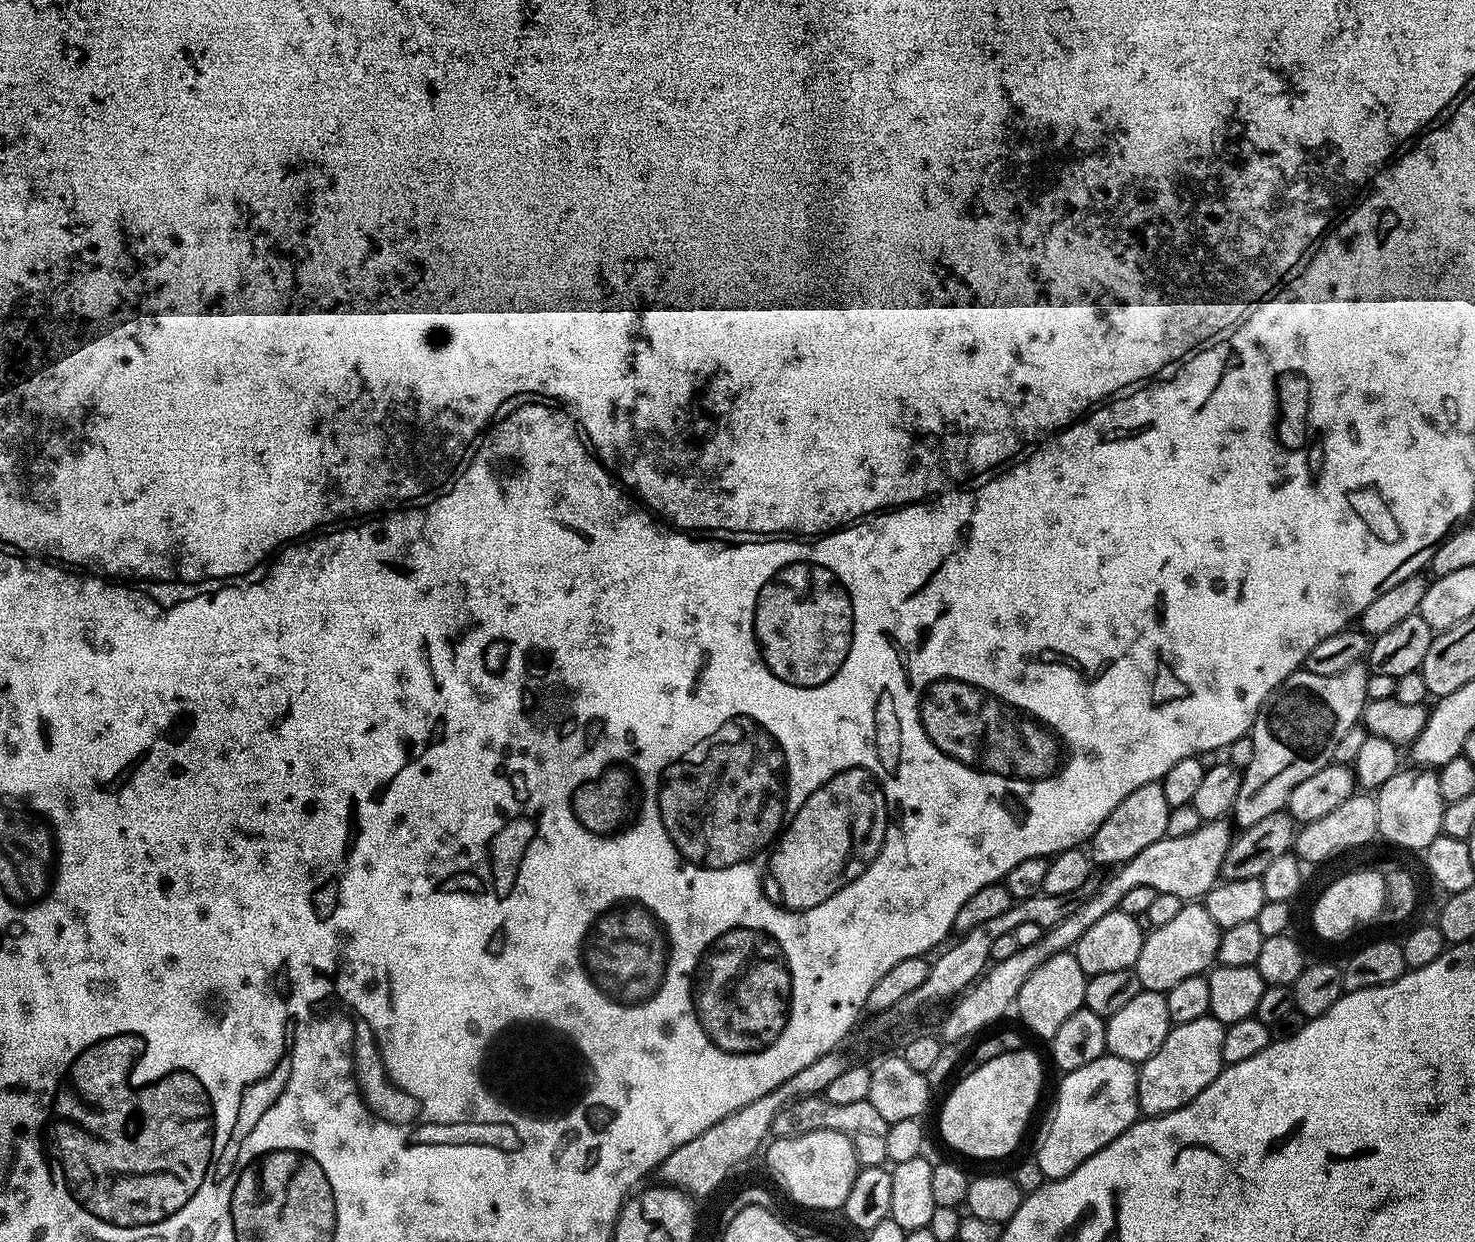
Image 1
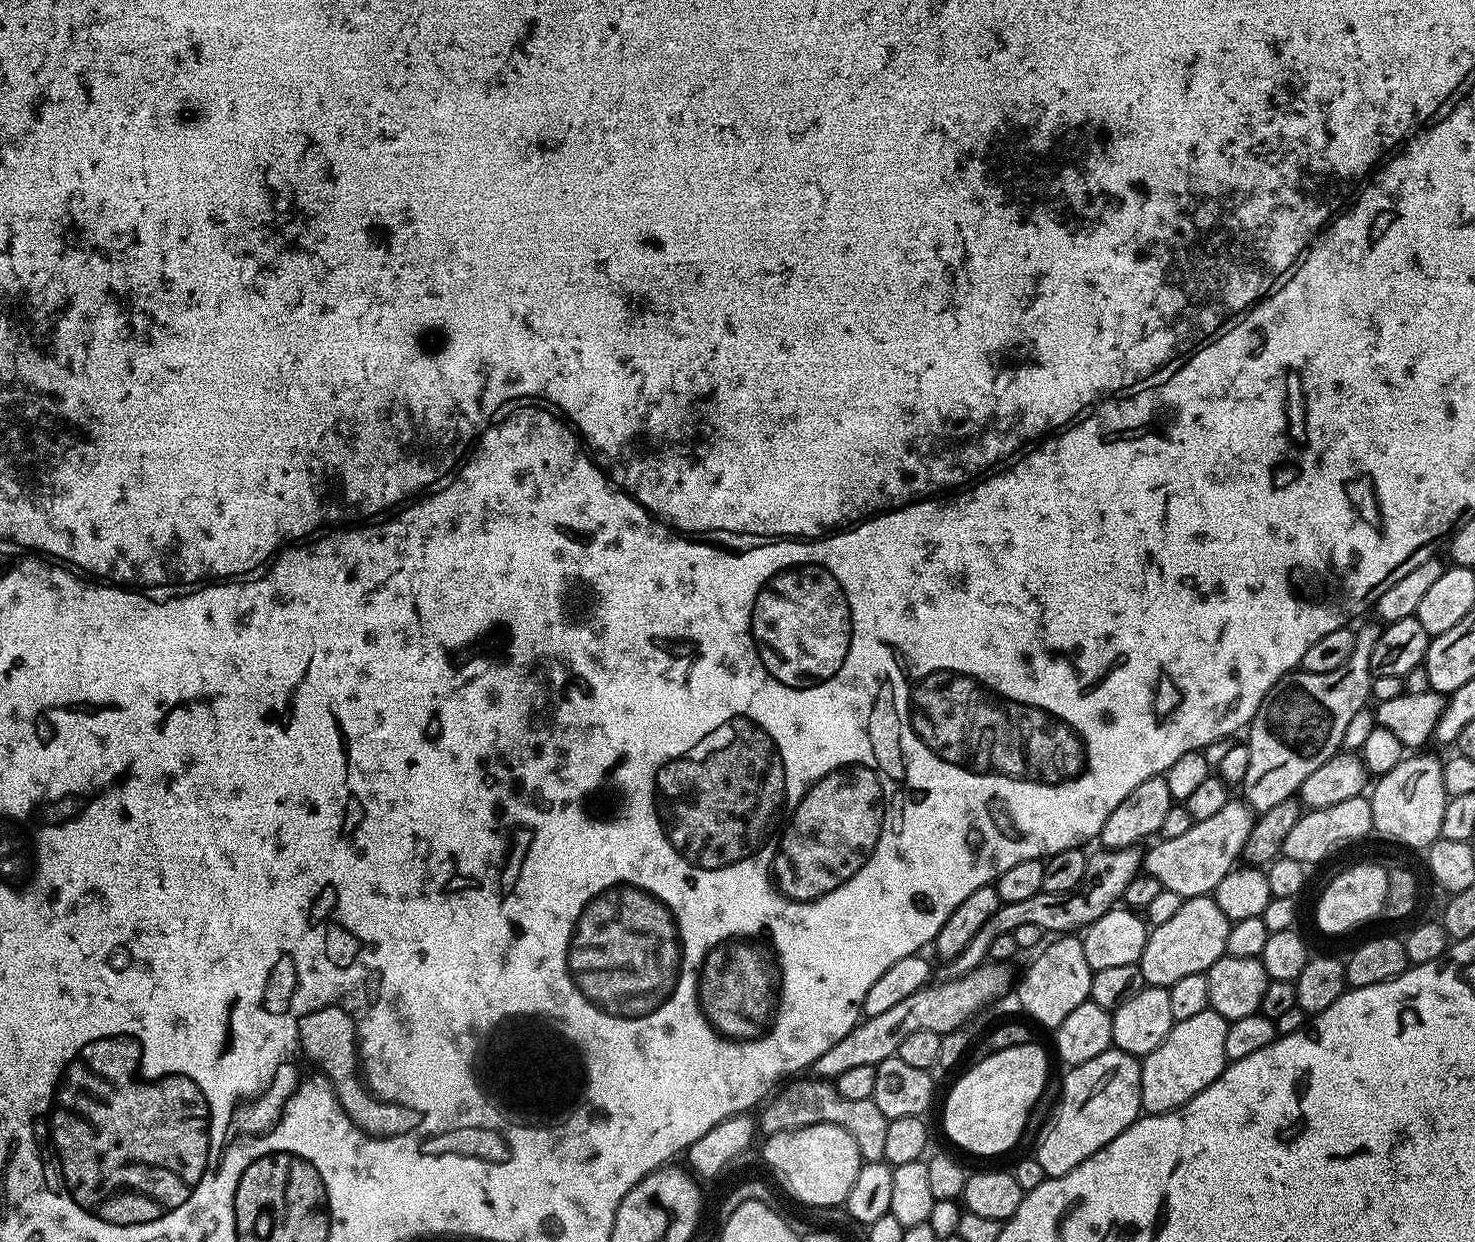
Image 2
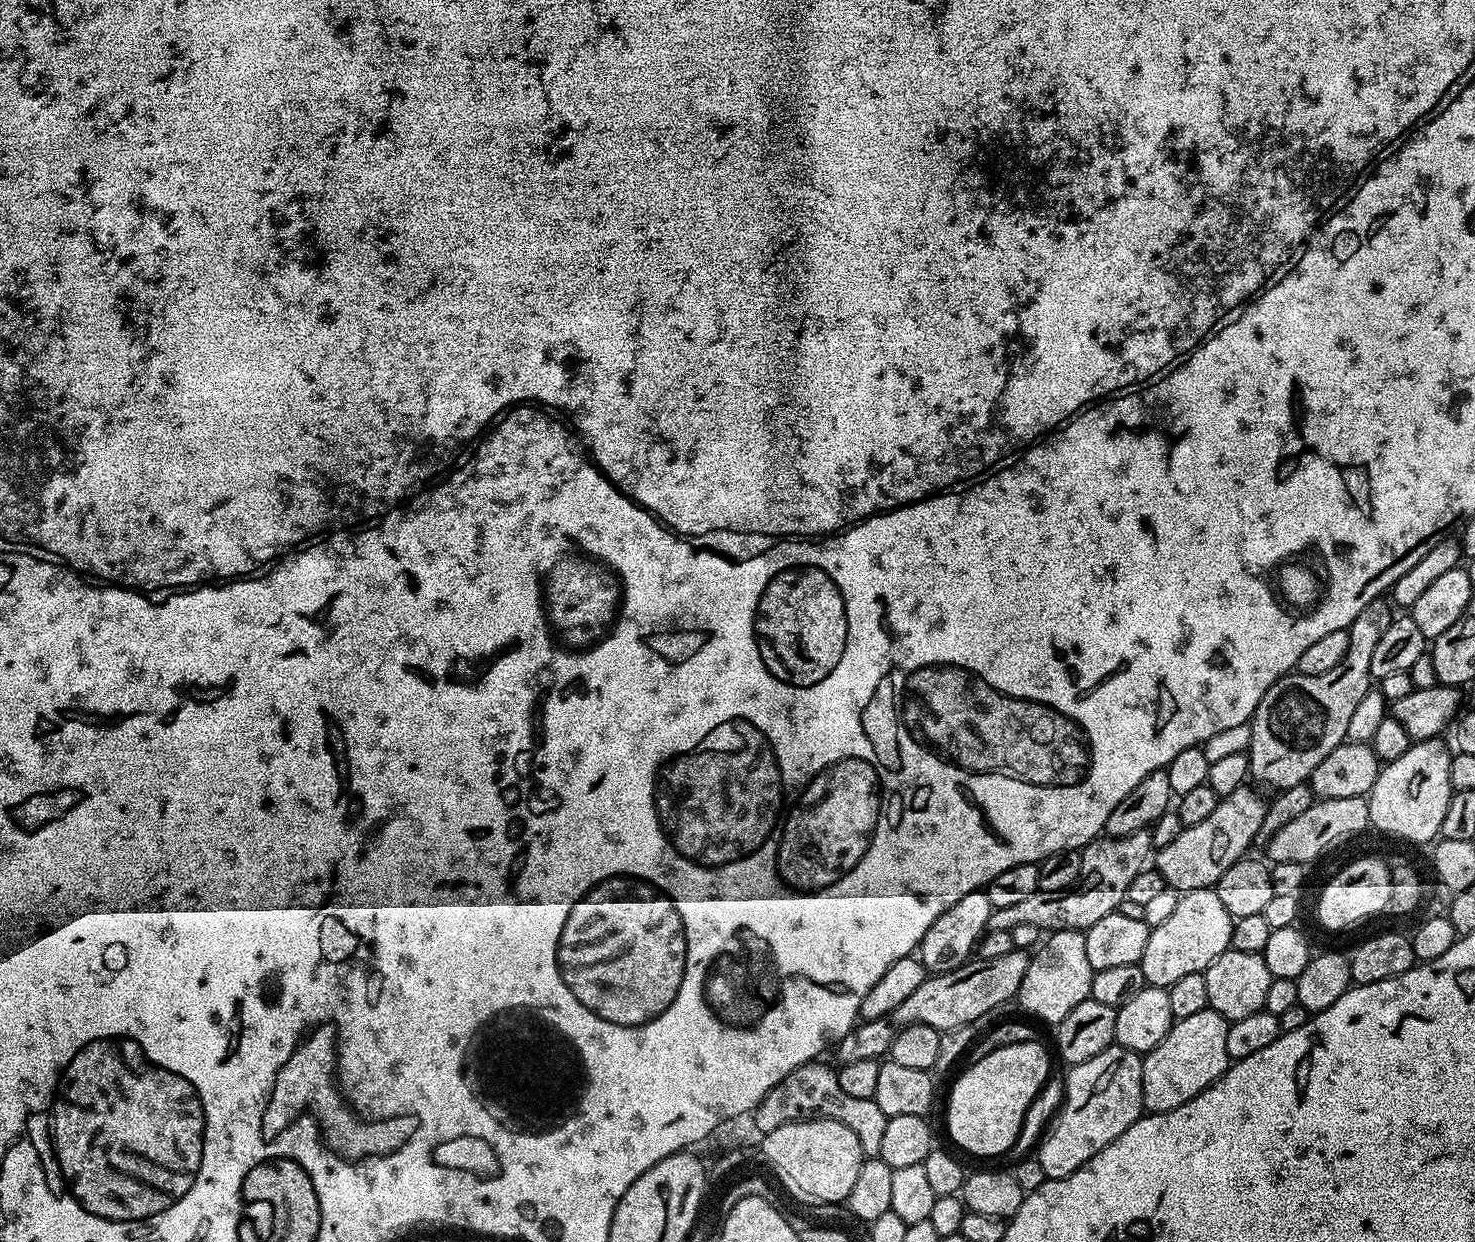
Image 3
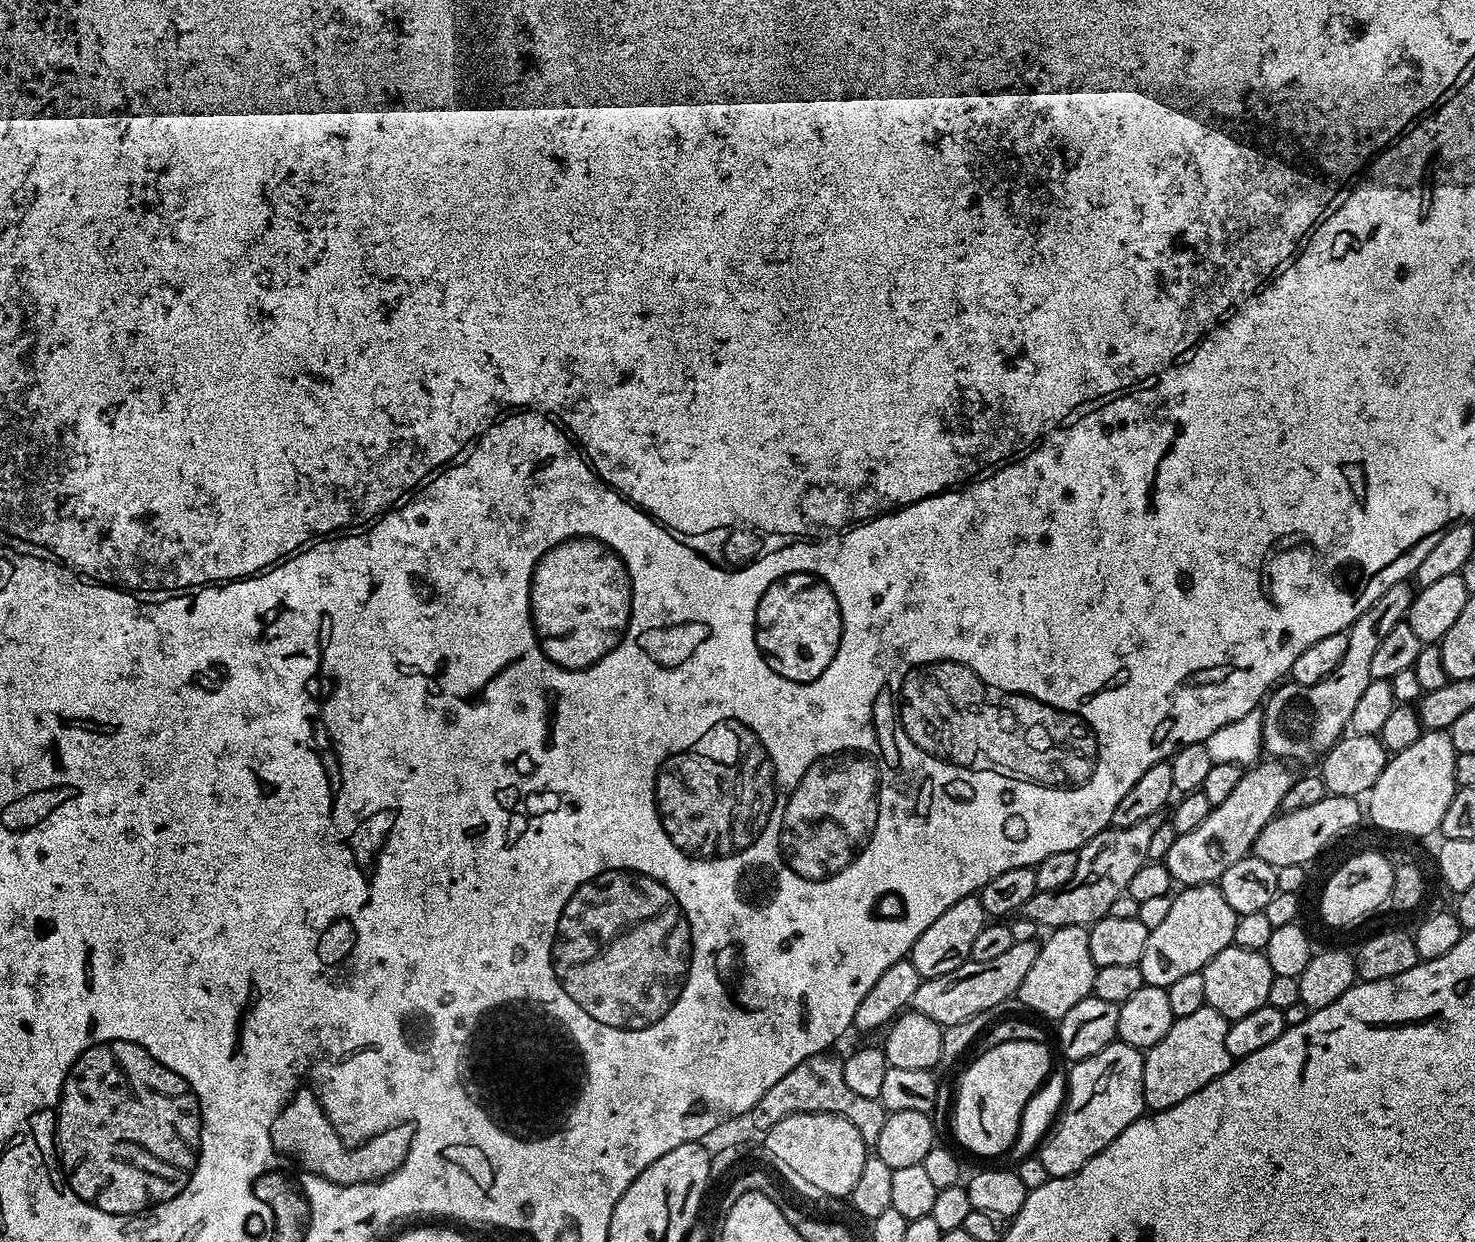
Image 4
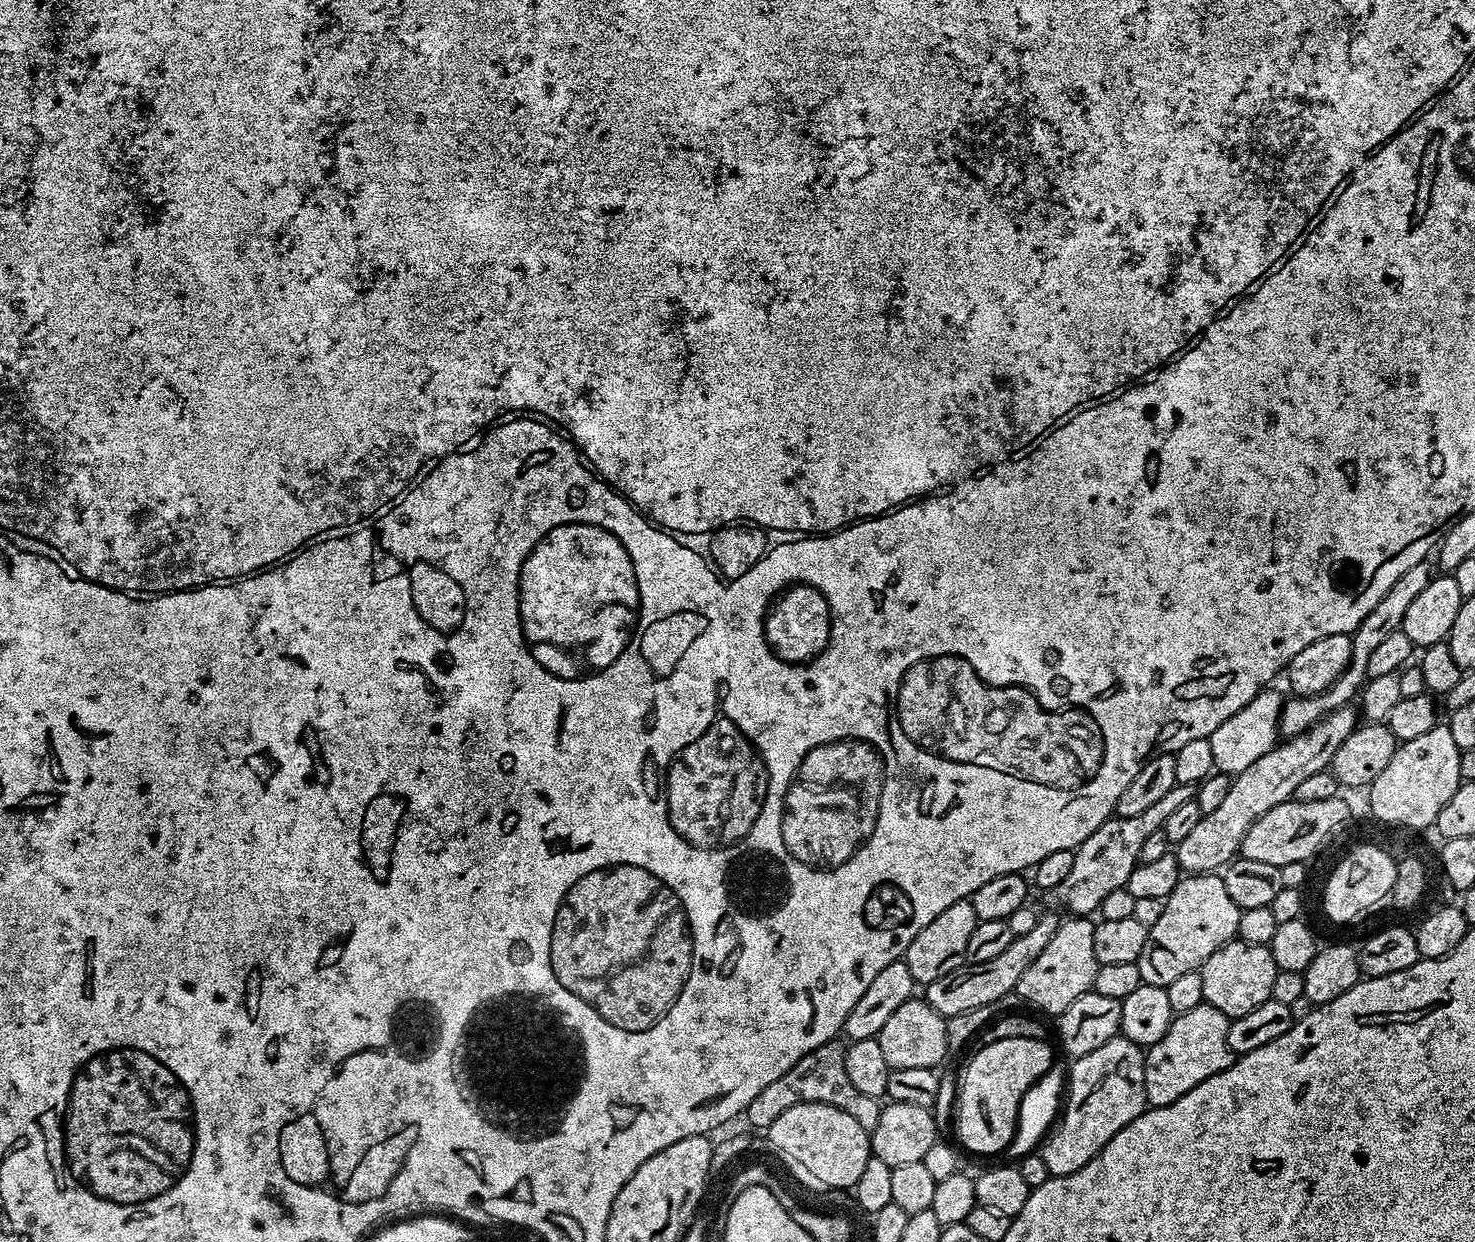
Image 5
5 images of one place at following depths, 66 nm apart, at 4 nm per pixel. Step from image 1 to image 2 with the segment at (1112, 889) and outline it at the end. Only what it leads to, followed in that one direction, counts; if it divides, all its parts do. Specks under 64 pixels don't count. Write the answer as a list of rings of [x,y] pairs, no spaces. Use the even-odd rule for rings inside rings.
[[[1229,798],[1218,814],[1193,822],[1186,834],[1153,843],[1153,848],[1143,857],[1143,871],[1153,876],[1163,891],[1173,892],[1181,898],[1215,893],[1218,882],[1222,882],[1243,857],[1253,823],[1254,813],[1243,799]]]

